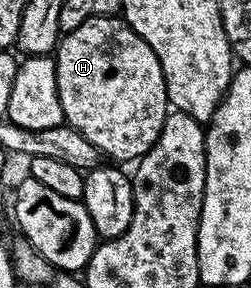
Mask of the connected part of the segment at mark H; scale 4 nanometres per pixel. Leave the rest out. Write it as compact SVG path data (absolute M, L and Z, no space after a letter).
M93 17L60 38L53 58L66 126L77 129L108 160L142 159L157 141L169 113L157 53L122 18Z

